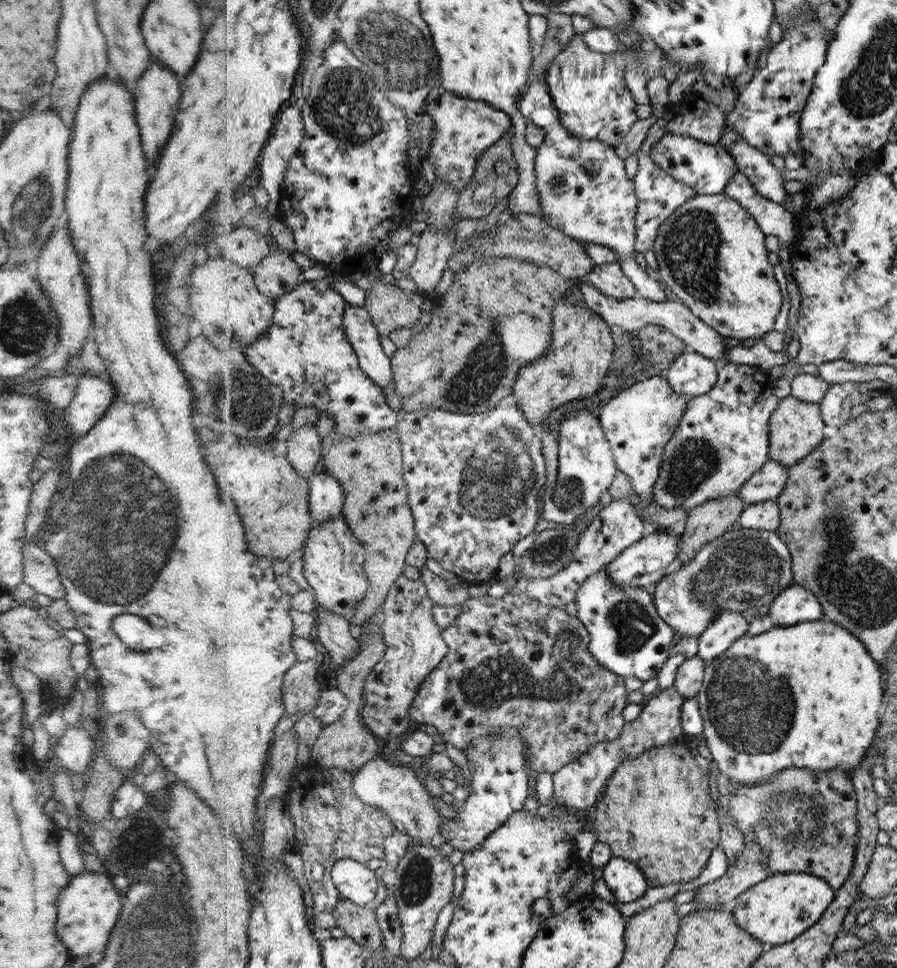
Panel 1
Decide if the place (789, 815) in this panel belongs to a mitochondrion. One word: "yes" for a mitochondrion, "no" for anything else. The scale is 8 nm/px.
yes

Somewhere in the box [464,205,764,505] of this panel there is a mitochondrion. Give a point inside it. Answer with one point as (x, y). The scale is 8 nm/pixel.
(693, 462)

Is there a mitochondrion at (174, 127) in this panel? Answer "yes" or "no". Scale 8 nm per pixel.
no

